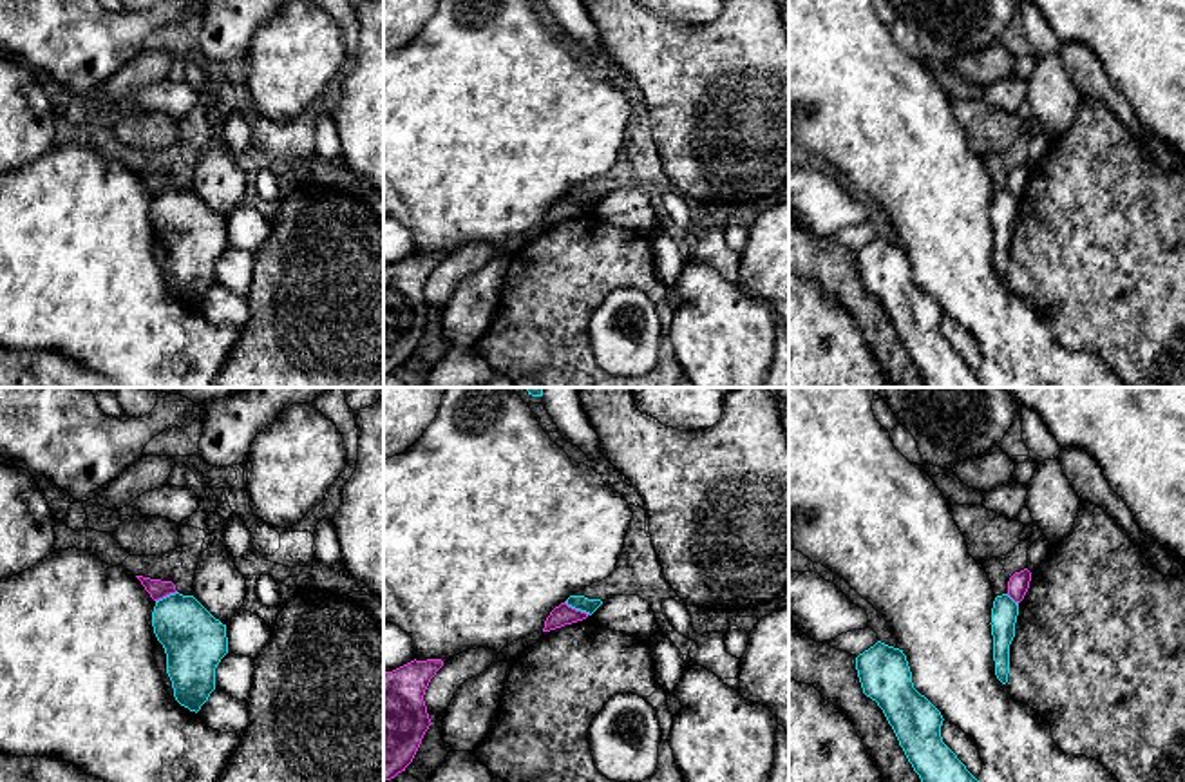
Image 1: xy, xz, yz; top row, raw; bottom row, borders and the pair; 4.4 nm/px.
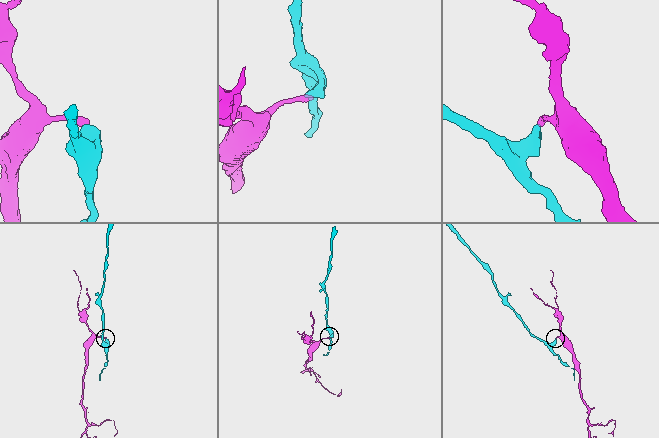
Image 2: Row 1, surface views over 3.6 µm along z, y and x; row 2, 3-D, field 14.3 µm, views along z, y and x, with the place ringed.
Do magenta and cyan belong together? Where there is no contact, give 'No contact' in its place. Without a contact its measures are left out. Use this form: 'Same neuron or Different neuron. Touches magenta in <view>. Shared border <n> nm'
Different neuron. Touches magenta in xz. Shared border 130 nm

